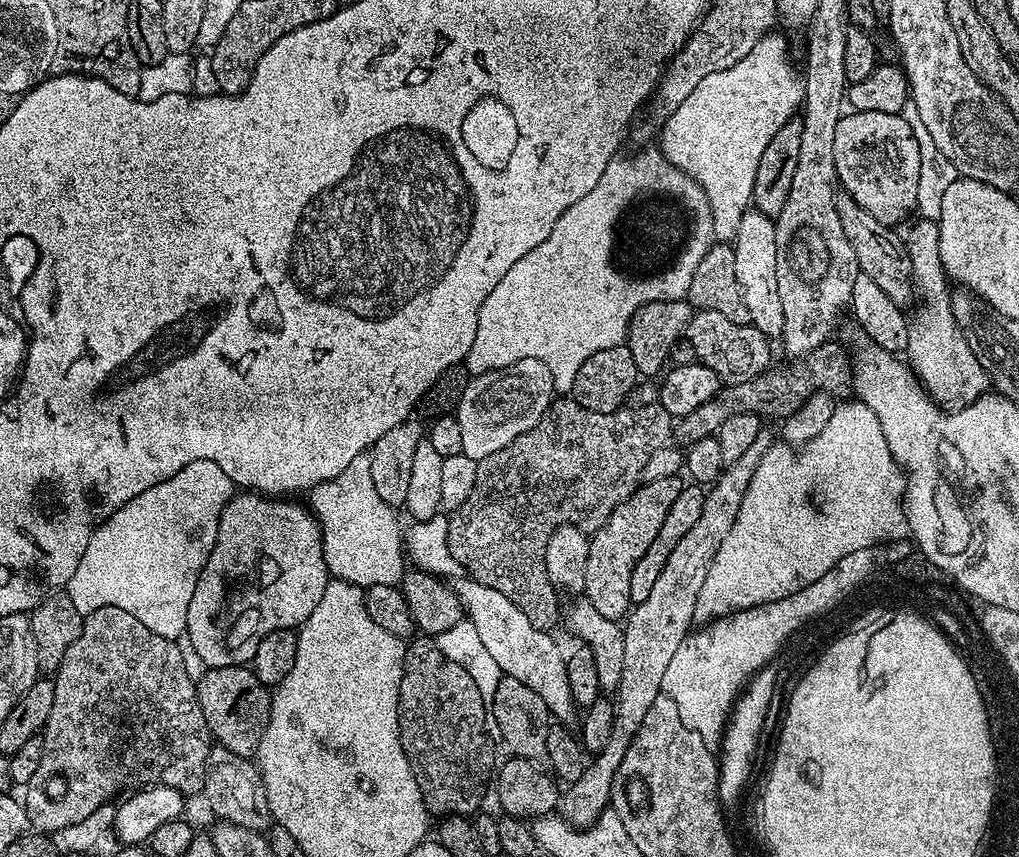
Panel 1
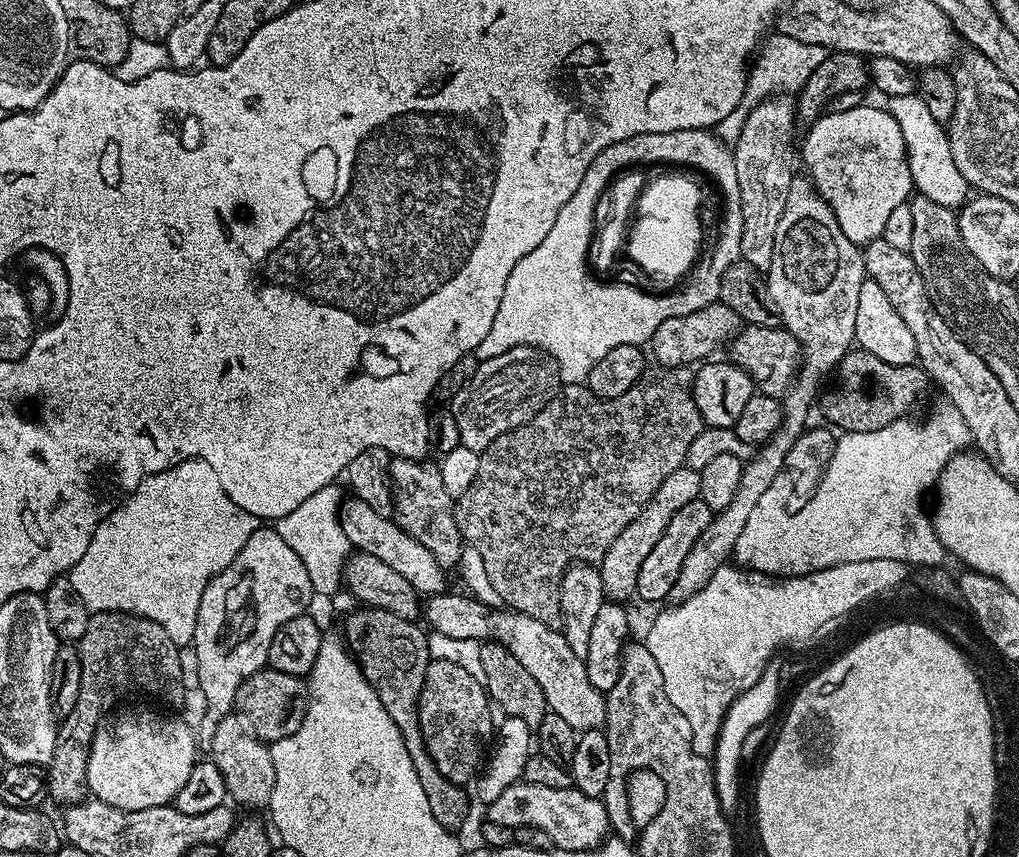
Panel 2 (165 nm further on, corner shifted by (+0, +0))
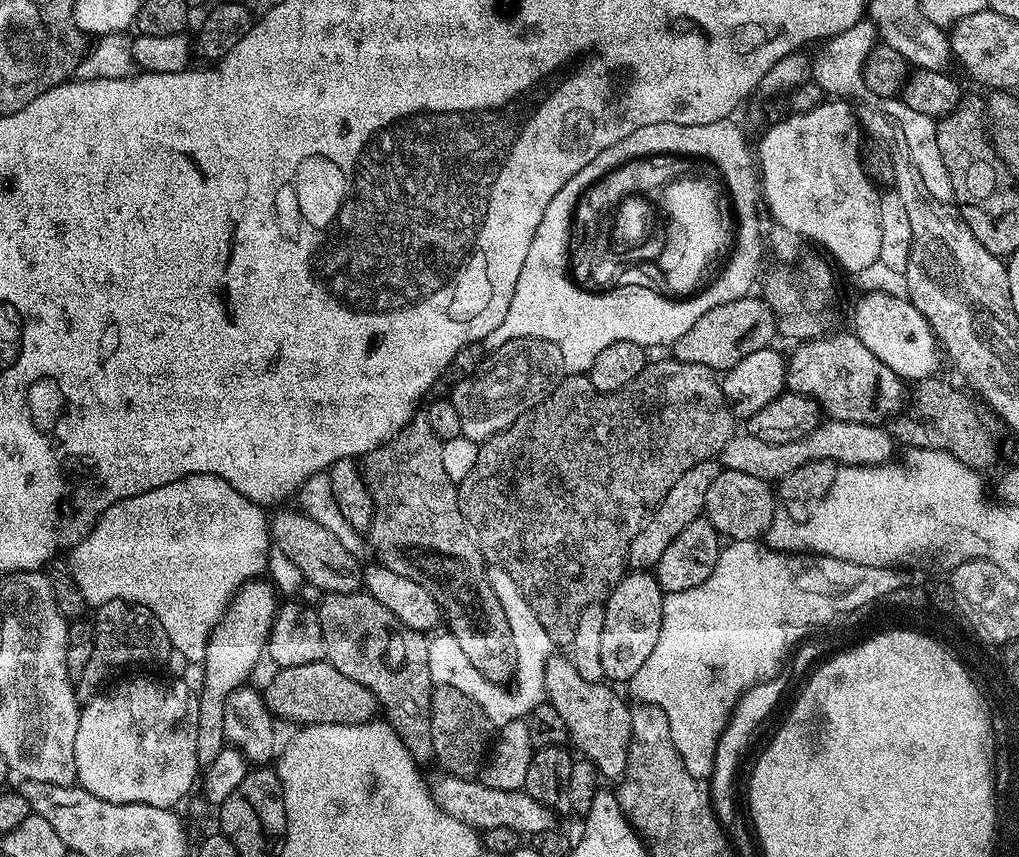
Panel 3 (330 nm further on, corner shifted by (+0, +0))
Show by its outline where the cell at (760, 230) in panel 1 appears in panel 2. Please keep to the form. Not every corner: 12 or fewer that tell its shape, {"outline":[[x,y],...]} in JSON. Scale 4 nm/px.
{"outline":[[780,94],[747,109],[734,141],[742,198],[740,254],[757,273],[794,173],[776,128],[796,120]]}

